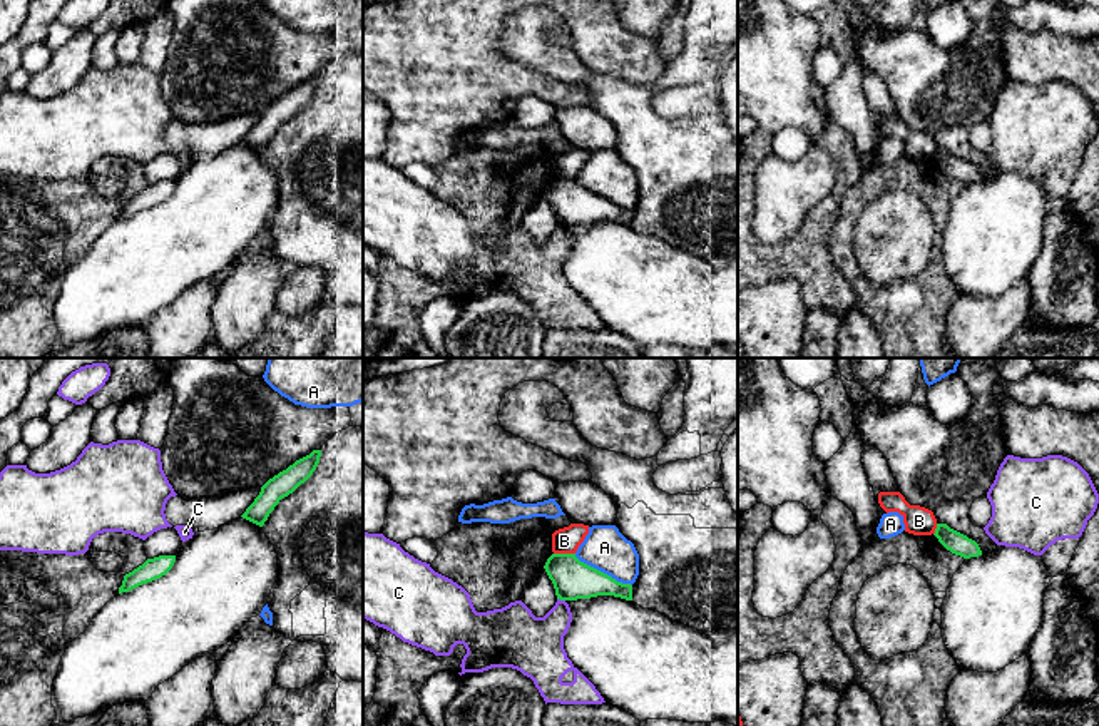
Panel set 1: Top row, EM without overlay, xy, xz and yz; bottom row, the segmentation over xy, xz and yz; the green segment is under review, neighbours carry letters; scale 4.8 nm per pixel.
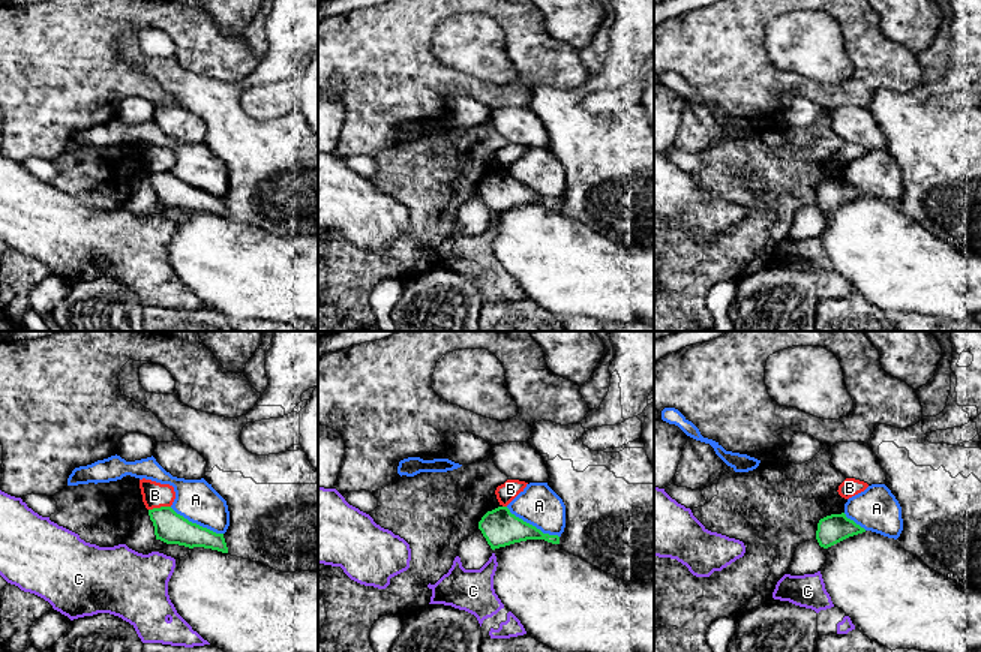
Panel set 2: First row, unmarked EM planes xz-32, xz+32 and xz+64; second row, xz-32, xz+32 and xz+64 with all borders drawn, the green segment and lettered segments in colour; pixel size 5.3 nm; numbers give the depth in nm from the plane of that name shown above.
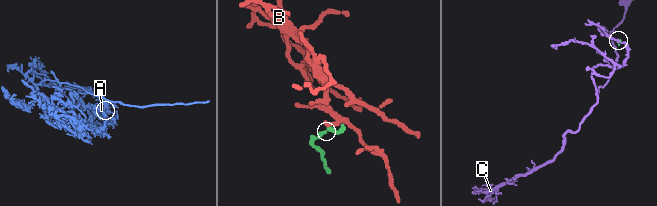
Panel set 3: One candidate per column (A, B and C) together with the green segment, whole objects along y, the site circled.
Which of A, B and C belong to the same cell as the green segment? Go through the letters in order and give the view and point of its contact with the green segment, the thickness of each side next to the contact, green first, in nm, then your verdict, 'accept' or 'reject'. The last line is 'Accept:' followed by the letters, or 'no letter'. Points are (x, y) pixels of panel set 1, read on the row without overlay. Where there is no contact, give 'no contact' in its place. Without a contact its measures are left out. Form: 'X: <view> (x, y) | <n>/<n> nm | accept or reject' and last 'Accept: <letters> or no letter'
A: xz (603, 198) | 190/220 nm | reject
B: xz (564, 179) | 190/130 nm | reject
C: xz (561, 224) | 190/280 nm | reject
Accept: no letter

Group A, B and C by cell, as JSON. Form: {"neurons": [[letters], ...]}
{"neurons": [["A"], ["B"], ["C"]]}

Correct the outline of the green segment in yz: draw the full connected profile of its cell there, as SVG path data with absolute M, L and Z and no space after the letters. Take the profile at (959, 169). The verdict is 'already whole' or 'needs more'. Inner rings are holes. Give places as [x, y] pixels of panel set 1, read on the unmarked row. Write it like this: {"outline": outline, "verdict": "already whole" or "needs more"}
{"outline": "M937 149L935 159L938 167L955 181L964 184L979 182L982 176L979 169L967 161L950 154L947 149Z", "verdict": "already whole"}

